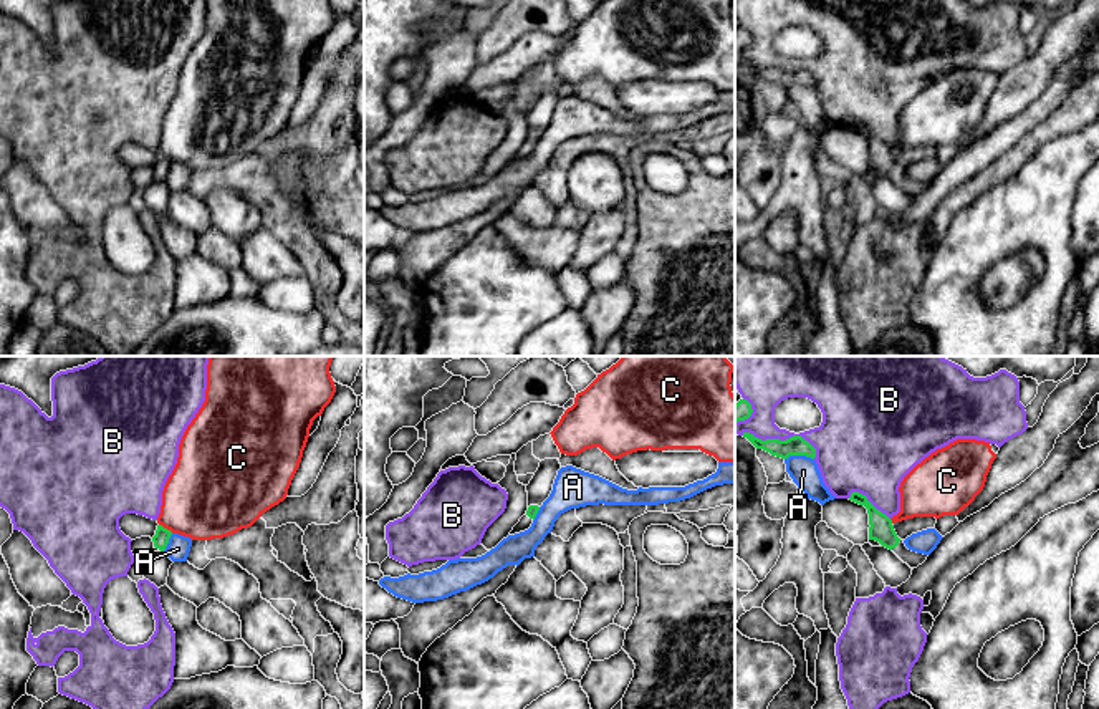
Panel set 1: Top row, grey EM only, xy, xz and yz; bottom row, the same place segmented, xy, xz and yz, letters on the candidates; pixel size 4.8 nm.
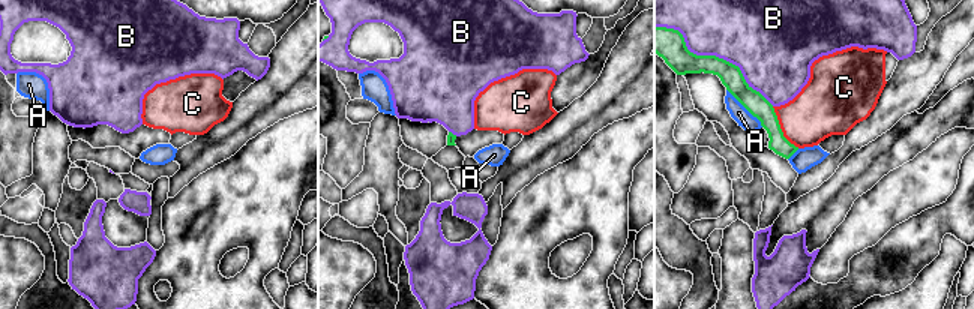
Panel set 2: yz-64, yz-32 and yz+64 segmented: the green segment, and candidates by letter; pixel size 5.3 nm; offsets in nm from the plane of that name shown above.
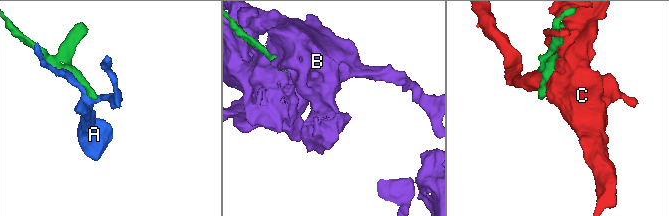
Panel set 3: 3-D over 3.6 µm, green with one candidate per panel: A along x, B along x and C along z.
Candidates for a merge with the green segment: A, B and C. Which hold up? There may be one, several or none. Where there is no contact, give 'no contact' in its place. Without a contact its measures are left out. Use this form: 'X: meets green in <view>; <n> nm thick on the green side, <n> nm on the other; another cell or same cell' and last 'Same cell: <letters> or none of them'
A: meets green in yz; 100 nm thick on the green side, 140 nm on the other; another cell
B: meets green in yz; 100 nm thick on the green side, 190 nm on the other; another cell
C: meets green in xy; 80 nm thick on the green side, 400 nm on the other; another cell
Same cell: none of them

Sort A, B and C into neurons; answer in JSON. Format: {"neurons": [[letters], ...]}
{"neurons": [["A"], ["B"], ["C"]]}

